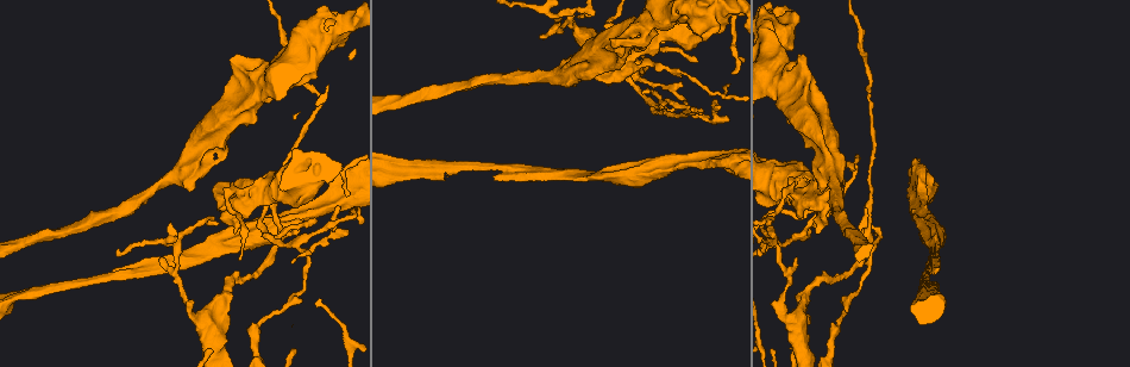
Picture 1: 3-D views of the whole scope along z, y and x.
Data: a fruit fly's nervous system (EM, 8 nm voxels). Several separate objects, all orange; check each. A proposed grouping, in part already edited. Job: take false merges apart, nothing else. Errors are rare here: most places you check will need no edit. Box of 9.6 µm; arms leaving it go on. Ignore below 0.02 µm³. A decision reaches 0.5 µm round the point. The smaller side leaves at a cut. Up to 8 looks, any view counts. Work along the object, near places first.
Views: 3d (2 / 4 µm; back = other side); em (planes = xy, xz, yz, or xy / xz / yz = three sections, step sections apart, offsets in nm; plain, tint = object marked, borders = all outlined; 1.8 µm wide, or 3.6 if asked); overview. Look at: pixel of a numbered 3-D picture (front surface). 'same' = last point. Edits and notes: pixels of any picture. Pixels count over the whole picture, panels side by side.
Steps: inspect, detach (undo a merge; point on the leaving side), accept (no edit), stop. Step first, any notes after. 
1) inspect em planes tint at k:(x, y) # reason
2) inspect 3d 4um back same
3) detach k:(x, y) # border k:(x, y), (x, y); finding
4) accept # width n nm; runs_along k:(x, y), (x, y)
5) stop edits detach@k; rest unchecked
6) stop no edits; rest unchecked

inspect em yz step 8 plain at 1:(558, 19) # arms part here

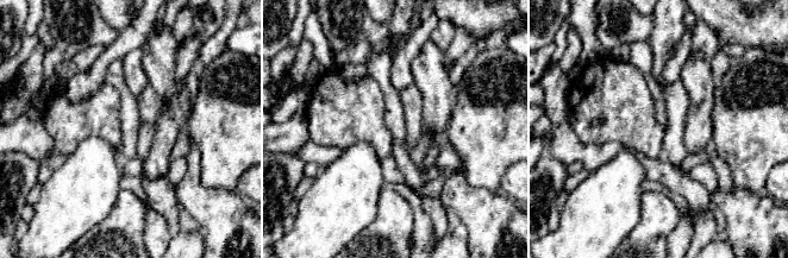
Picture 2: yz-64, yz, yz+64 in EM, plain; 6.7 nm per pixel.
inspect em yz step 8 tint same

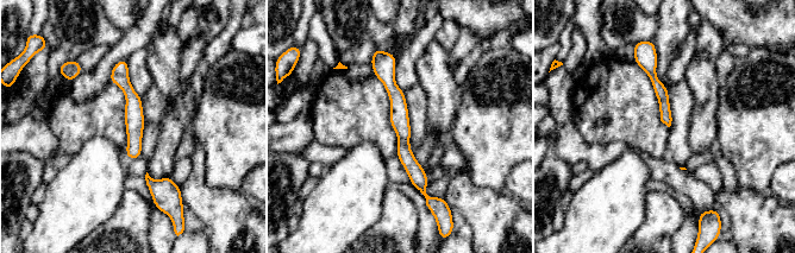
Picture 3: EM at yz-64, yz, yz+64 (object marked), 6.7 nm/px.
accept # width 80 nm; continuous, no second neuron

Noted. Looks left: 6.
inspect em planes tint at 1:(254, 85) # arms part here

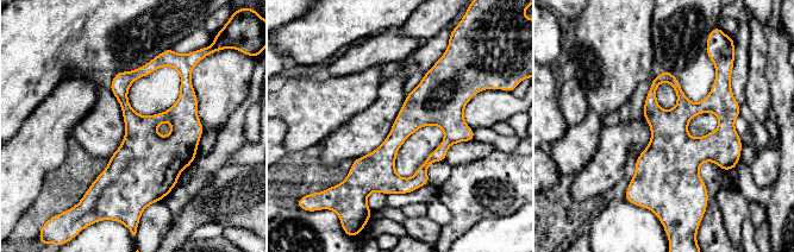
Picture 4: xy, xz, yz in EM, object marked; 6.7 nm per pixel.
accept # runs_along 4:(437, 65), (437, 92), (363, 187); all the same neuron

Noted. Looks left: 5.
inspect em 3.6um planes borders at 1:(345, 34) # sharp bend

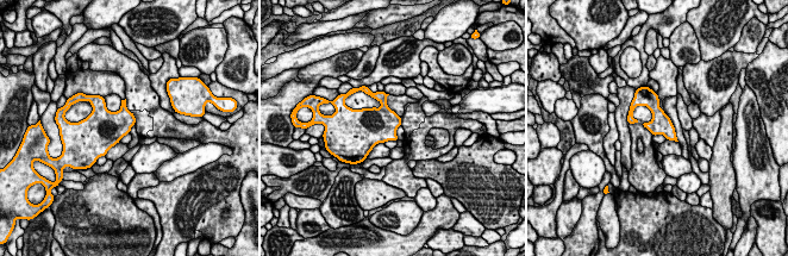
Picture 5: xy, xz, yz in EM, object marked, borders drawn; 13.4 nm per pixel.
accept # continuous, no second neuron

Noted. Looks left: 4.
stop no edits; rest unchecked

